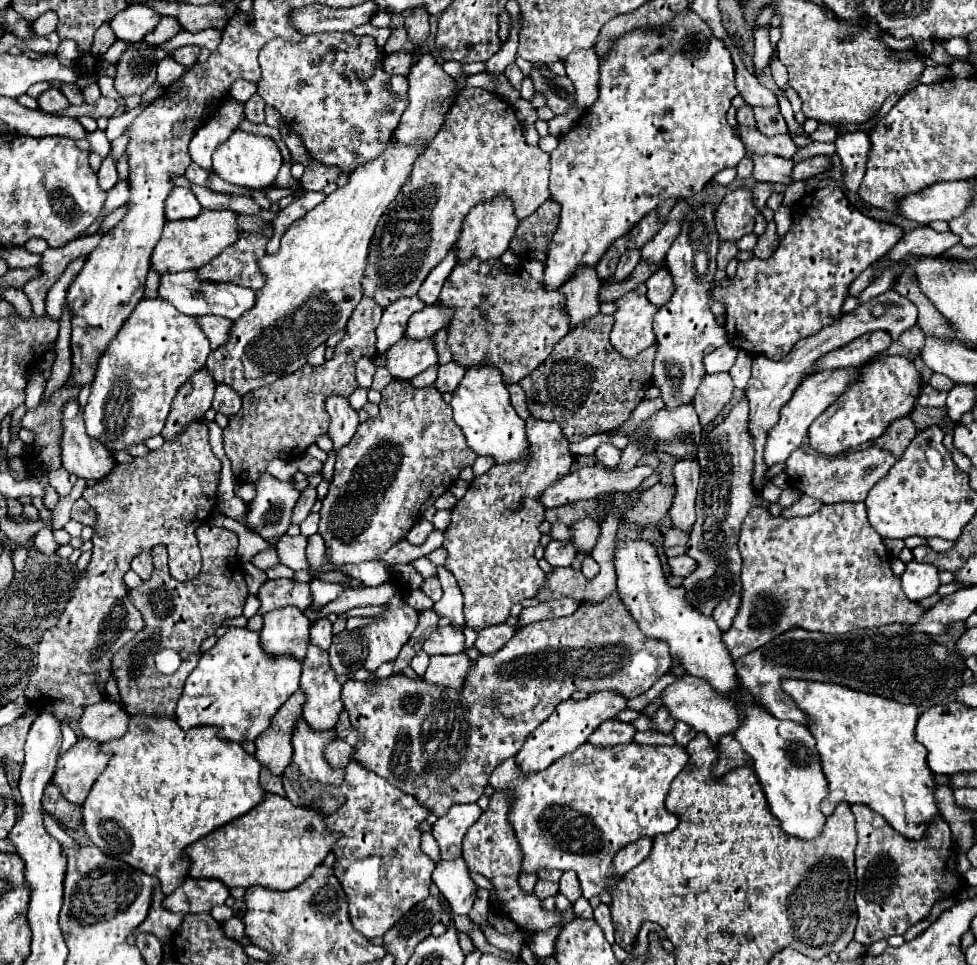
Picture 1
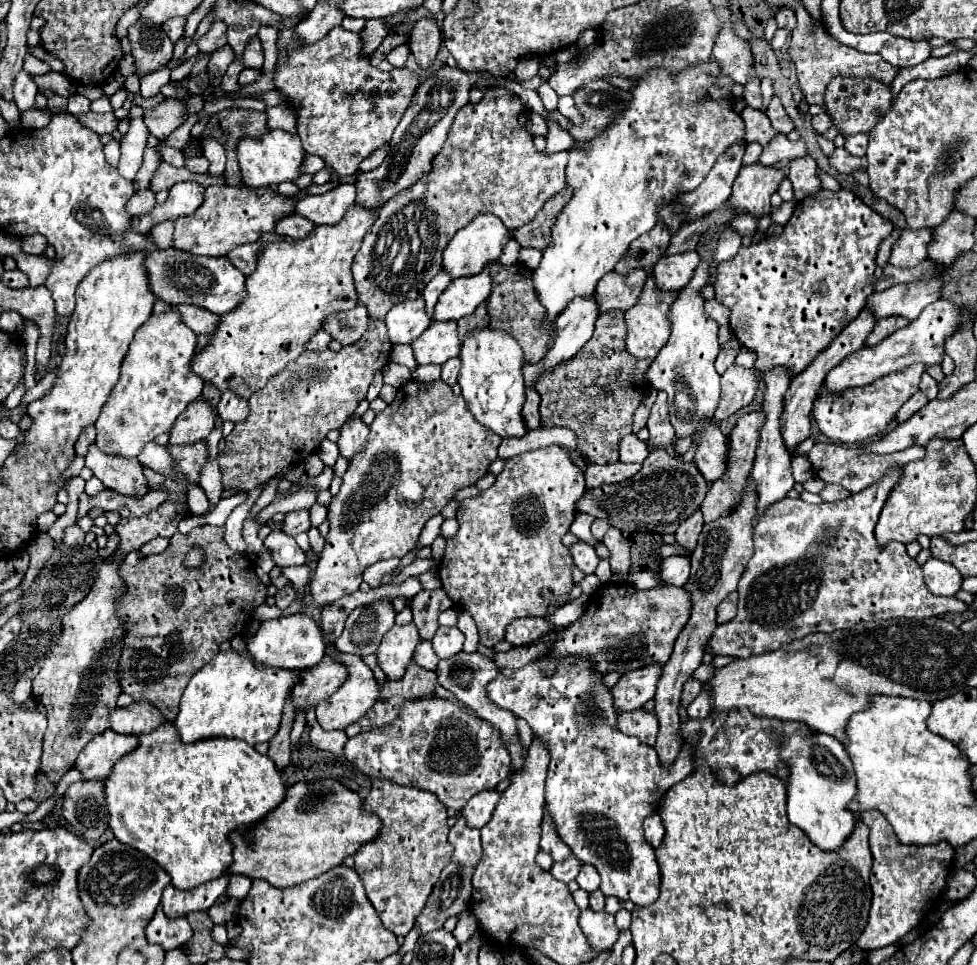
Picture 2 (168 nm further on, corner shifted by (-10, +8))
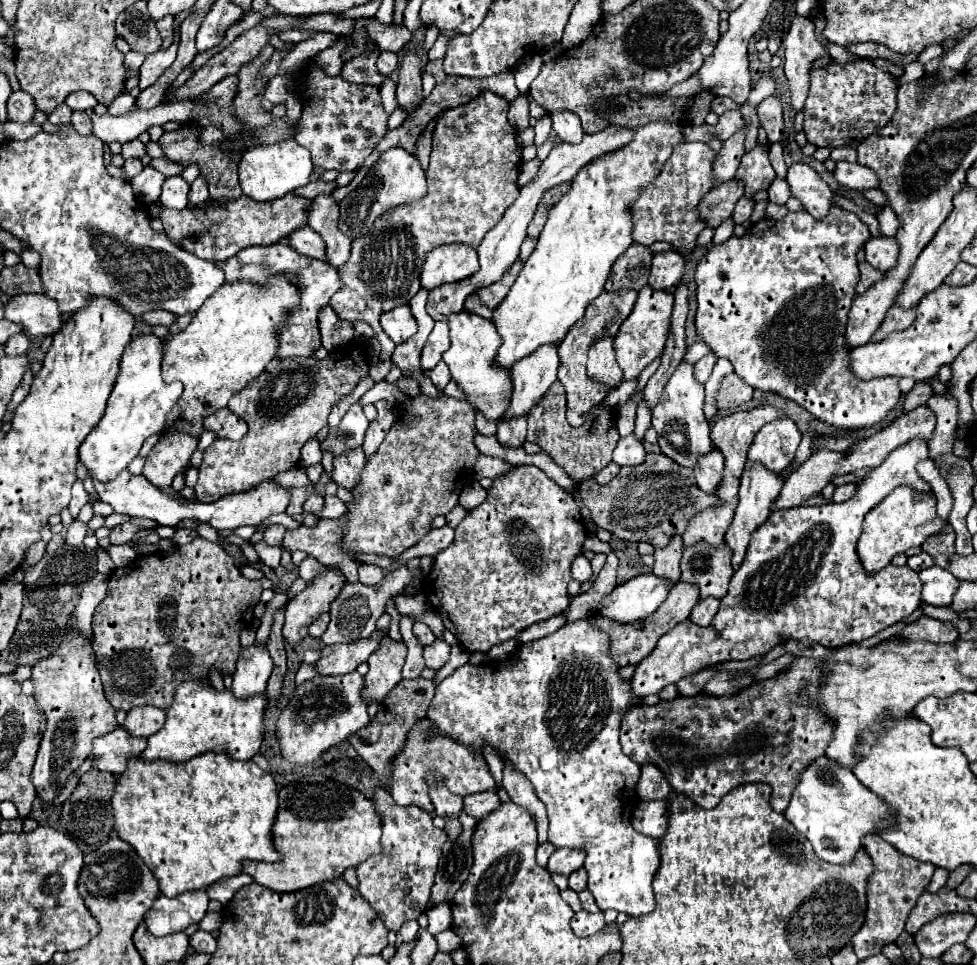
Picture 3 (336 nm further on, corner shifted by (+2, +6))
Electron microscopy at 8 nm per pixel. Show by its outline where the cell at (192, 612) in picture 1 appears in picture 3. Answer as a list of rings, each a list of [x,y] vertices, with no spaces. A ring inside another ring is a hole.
[[[196,538],[192,540],[190,544],[186,546],[176,546],[174,550],[170,552],[154,552],[154,554],[148,554],[148,556],[138,556],[136,560],[132,560],[128,566],[124,568],[118,568],[110,574],[108,578],[108,594],[106,598],[98,604],[96,612],[94,612],[94,622],[92,622],[92,628],[94,628],[94,640],[92,640],[92,650],[94,650],[94,656],[96,656],[96,666],[98,666],[98,672],[102,676],[102,684],[104,684],[104,692],[106,692],[106,698],[108,702],[118,708],[118,710],[132,710],[136,706],[146,706],[146,704],[152,704],[156,708],[162,708],[162,710],[168,710],[174,702],[174,692],[176,692],[176,686],[180,682],[186,682],[186,680],[200,680],[200,682],[208,682],[208,674],[212,668],[216,668],[222,676],[226,674],[234,674],[234,668],[236,668],[236,660],[238,660],[238,654],[240,654],[240,632],[248,626],[252,626],[254,622],[254,610],[252,606],[256,606],[260,602],[260,594],[262,594],[262,586],[260,586],[260,580],[248,580],[240,574],[240,570],[236,568],[236,562],[226,554],[226,550],[214,542],[208,542],[206,538]]]

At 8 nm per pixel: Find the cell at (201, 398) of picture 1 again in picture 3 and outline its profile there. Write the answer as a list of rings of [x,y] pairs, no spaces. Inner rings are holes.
[[[166,434],[146,456],[142,476],[148,478],[158,488],[168,488],[178,472],[182,472],[192,452],[196,450],[198,440],[186,434]]]

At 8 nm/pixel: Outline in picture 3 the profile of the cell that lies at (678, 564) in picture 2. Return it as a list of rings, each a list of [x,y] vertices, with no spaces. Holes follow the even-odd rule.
[[[642,574],[616,586],[606,598],[602,598],[598,614],[620,624],[640,622],[656,612],[668,592],[668,580],[654,574]]]

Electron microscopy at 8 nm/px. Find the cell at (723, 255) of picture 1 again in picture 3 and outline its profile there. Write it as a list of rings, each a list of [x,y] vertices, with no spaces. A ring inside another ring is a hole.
[[[742,196],[742,198],[738,200],[738,204],[736,204],[736,208],[734,208],[734,214],[732,214],[734,222],[736,222],[736,224],[742,224],[742,222],[746,222],[746,220],[750,218],[752,210],[754,210],[754,200],[752,200],[752,198],[746,198],[746,196]]]

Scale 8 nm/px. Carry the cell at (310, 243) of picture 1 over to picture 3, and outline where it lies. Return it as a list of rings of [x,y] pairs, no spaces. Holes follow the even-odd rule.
[[[278,274],[268,280],[268,284],[228,282],[204,302],[204,308],[194,314],[182,332],[162,340],[162,378],[166,384],[182,382],[184,392],[168,412],[160,436],[166,432],[186,432],[198,438],[204,432],[204,418],[224,408],[228,400],[248,386],[276,356],[276,328],[298,304],[300,292],[290,284],[288,276]]]

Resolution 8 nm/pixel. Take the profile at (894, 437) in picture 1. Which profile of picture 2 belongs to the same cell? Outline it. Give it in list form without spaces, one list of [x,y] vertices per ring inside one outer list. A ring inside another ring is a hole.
[[[924,392],[914,394],[914,396],[912,396],[910,400],[906,400],[906,402],[902,404],[902,408],[898,410],[898,414],[896,414],[896,422],[904,422],[904,420],[908,420],[910,416],[914,416],[926,402],[928,402],[928,398],[926,398]]]

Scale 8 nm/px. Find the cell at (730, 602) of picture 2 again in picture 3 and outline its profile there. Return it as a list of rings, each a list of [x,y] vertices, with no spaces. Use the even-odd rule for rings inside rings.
[[[708,596],[694,606],[694,610],[690,614],[690,620],[698,626],[708,626],[712,622],[712,618],[716,616],[718,606],[720,606],[720,600],[714,598],[714,596]]]

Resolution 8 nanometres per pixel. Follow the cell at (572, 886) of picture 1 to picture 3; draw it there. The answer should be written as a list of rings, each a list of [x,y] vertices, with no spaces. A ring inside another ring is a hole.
[[[580,868],[580,870],[576,870],[576,872],[570,874],[570,888],[572,888],[574,892],[582,892],[582,890],[586,890],[586,886],[588,886],[586,880],[588,880],[588,874],[586,874],[584,868]]]

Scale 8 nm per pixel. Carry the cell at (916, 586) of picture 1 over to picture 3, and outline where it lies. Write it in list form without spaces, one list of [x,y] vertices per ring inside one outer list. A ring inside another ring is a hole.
[[[932,566],[920,572],[922,598],[932,606],[950,606],[960,582],[940,566]]]

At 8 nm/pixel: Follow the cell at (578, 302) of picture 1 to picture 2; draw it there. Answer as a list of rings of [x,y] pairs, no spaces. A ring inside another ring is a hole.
[[[592,294],[592,298],[574,298],[574,300],[564,308],[564,312],[556,318],[554,344],[552,344],[552,348],[546,352],[544,360],[540,360],[538,364],[528,364],[528,366],[524,366],[524,380],[526,380],[526,386],[534,386],[534,382],[540,378],[542,372],[554,368],[554,366],[560,364],[560,362],[570,360],[570,358],[592,338],[596,318],[598,318],[598,306],[596,306],[596,300],[594,300],[594,294]]]

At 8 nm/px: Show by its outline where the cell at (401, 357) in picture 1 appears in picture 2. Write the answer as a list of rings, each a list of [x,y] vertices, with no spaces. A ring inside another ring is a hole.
[[[434,322],[420,338],[412,340],[414,358],[418,364],[444,364],[446,360],[458,356],[460,340],[456,336],[456,322]]]

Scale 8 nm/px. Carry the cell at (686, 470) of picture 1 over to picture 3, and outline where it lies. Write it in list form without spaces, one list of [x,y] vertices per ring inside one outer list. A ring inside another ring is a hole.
[[[672,536],[672,542],[654,552],[654,568],[652,572],[664,580],[670,580],[670,584],[678,584],[680,582],[680,558],[682,558],[682,538],[680,536]]]

